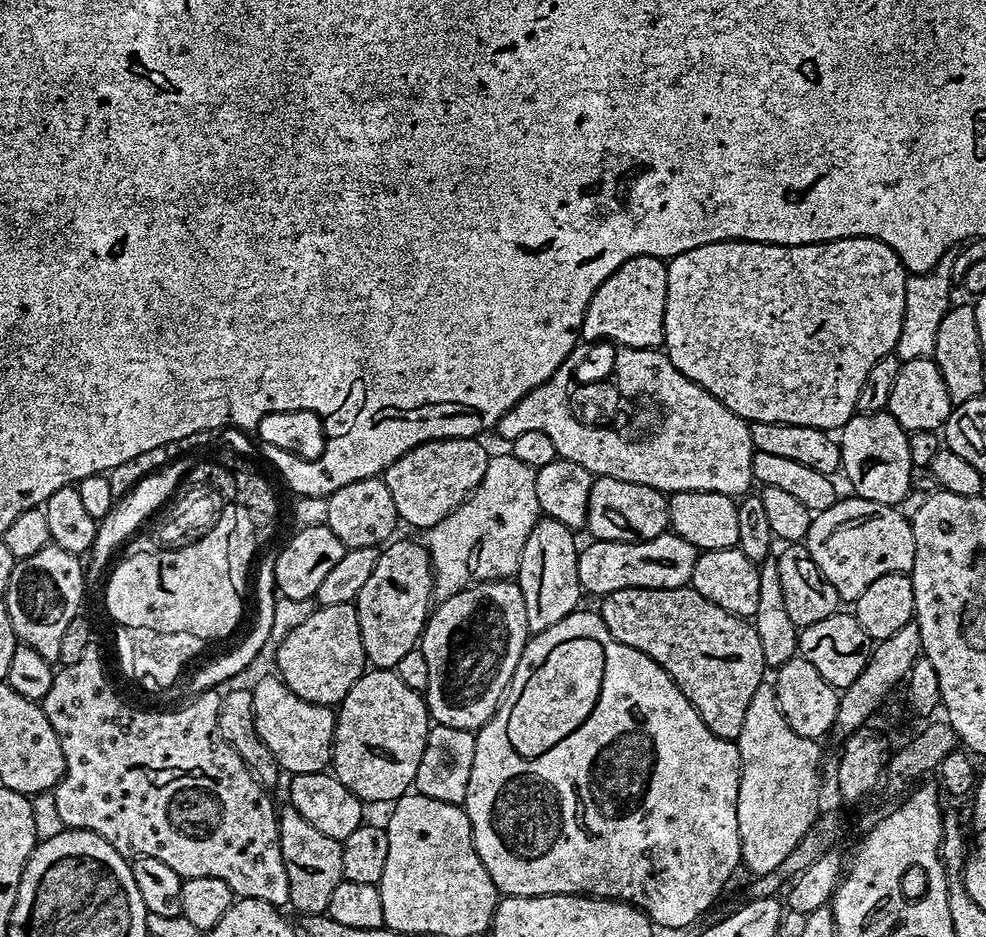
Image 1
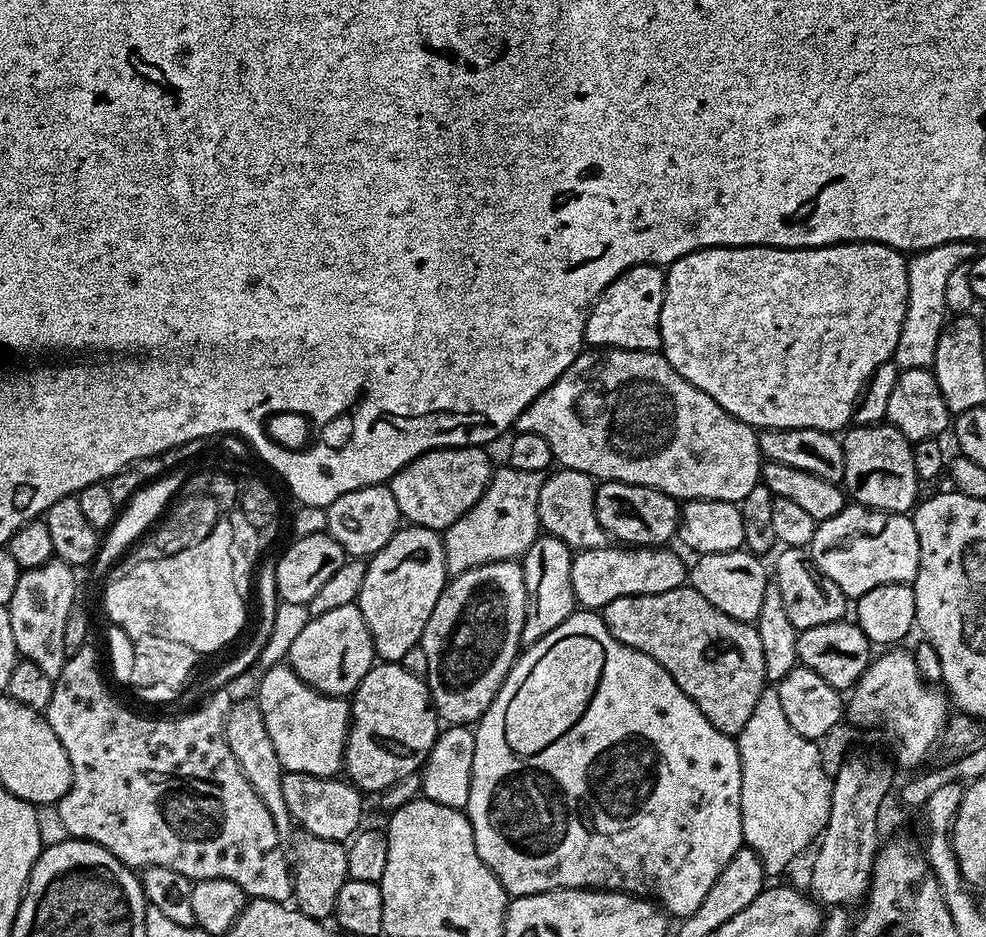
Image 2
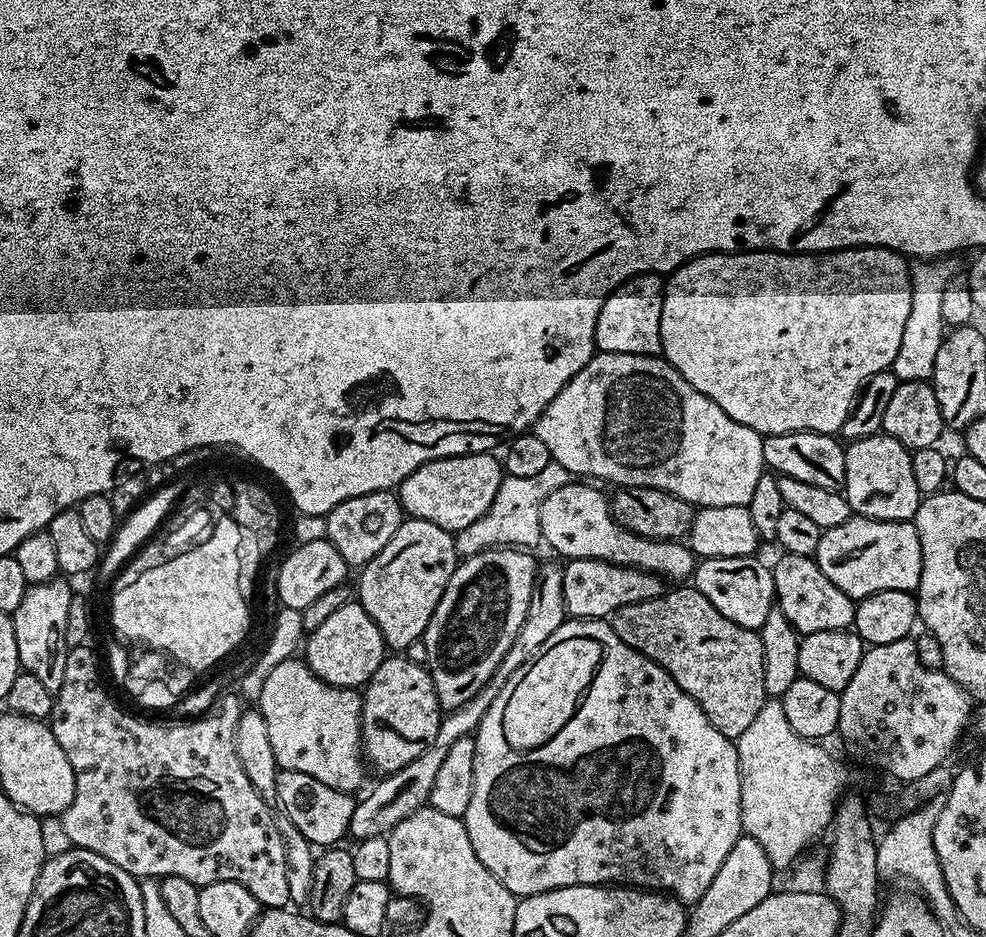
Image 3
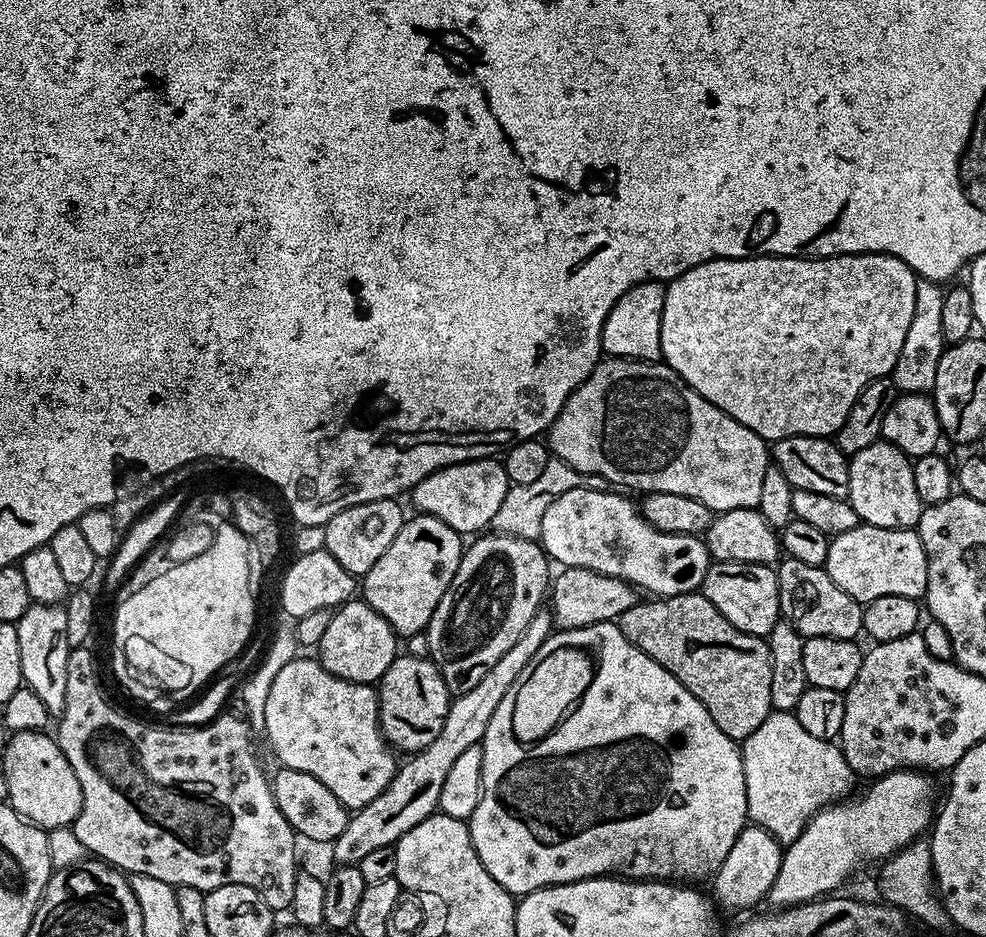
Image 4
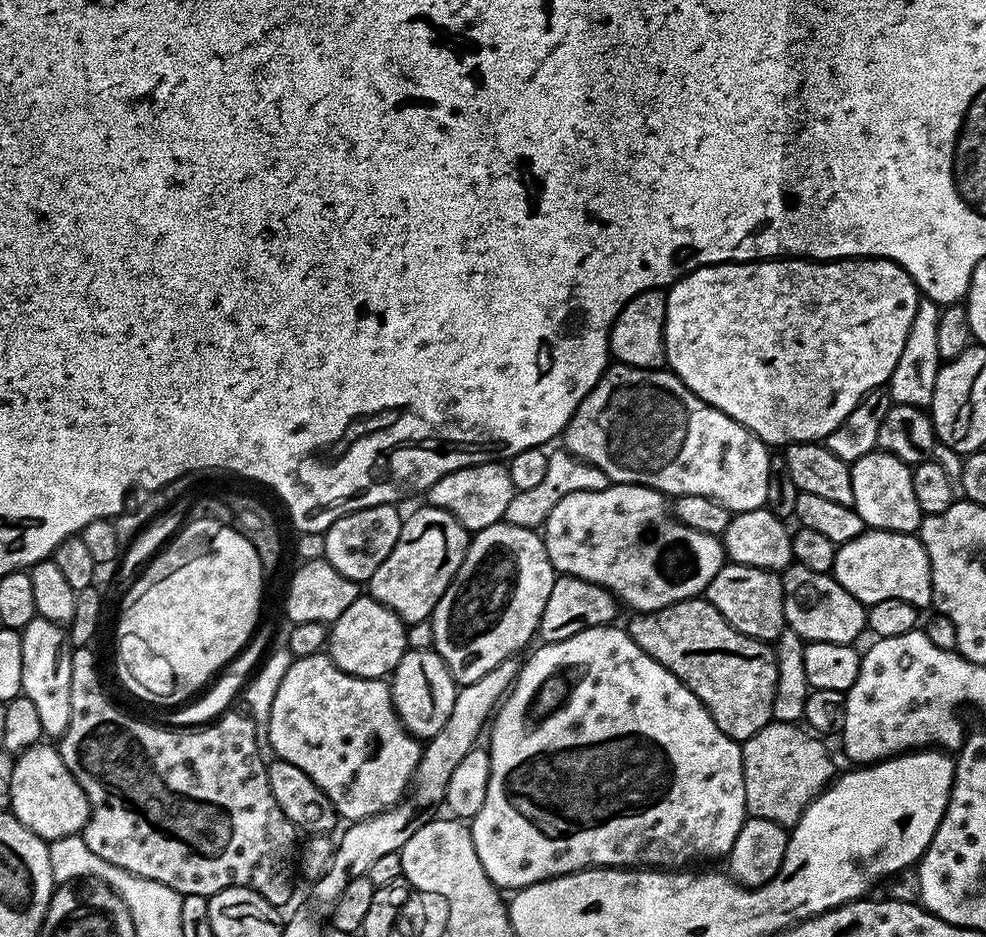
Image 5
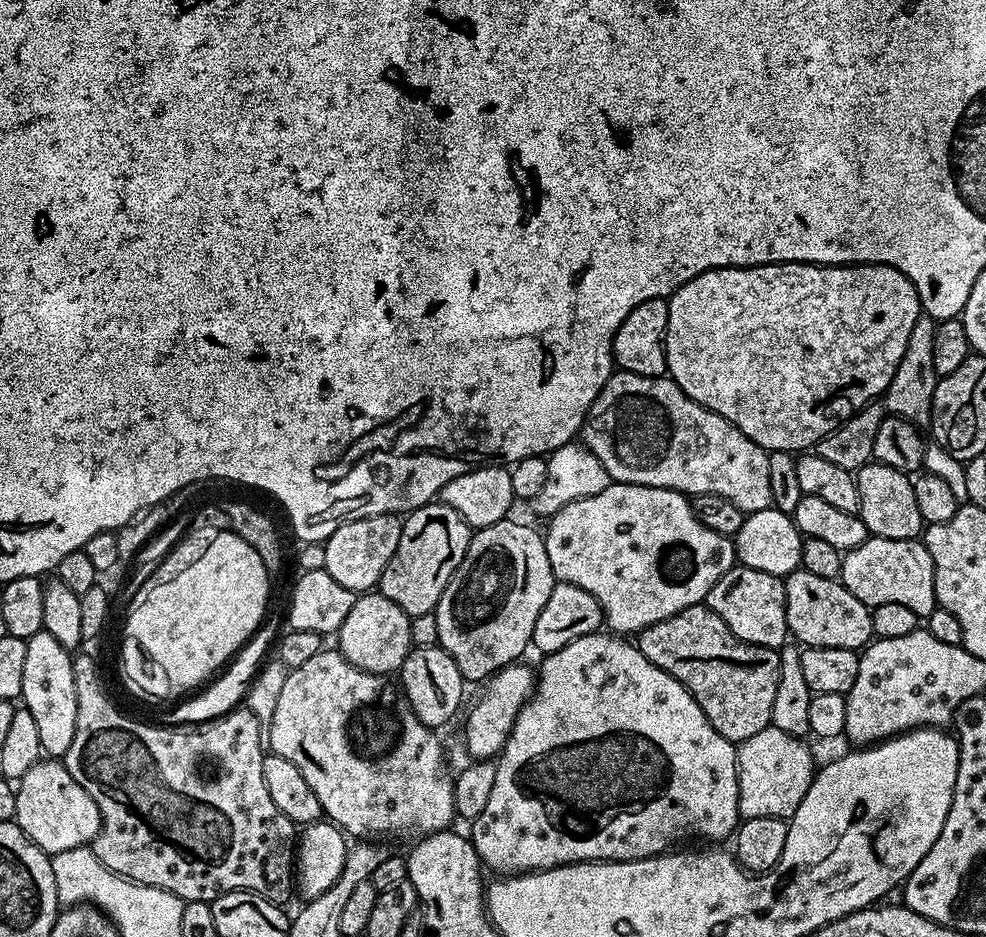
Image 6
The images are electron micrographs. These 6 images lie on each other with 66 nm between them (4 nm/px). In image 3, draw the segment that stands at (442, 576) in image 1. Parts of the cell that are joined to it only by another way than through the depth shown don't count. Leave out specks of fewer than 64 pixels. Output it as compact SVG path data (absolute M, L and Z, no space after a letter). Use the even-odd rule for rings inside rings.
M554 463L547 464L542 469L542 474L534 474L534 478L514 478L505 475L504 481L498 486L498 494L494 498L490 510L486 510L486 514L482 514L482 518L470 522L470 526L466 526L466 530L455 533L457 553L461 557L466 557L484 552L488 548L509 546L524 548L532 546L528 544L536 543L539 545L542 540L540 534L542 502L546 502L546 498L551 492L566 486L569 482L569 472L561 464Z

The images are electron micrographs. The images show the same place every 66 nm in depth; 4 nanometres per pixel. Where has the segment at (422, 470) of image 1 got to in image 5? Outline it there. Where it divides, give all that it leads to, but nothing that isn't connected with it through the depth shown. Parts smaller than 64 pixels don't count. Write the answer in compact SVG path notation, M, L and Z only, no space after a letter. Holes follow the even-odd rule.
M493 462L466 466L446 474L446 478L438 478L438 482L428 488L426 499L431 507L446 510L469 533L475 534L486 526L494 526L504 520L513 495L507 467L503 463Z

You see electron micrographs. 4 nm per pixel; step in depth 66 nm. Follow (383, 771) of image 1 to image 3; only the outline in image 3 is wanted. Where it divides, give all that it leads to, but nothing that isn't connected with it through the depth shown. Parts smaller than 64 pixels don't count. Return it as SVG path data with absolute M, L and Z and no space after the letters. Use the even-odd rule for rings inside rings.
M404 654L389 655L378 666L378 670L374 670L368 683L363 685L362 699L364 701L360 719L362 756L371 767L373 764L380 774L397 772L402 770L402 766L410 766L410 762L414 762L418 754L435 745L442 719L442 709L438 702L438 694L434 690L432 676L425 665L415 664Z

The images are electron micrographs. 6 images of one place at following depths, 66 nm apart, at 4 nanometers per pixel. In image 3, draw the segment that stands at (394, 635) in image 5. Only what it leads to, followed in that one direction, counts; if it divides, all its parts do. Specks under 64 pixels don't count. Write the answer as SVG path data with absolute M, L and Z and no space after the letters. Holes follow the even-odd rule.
M349 602L338 606L338 610L334 610L334 614L330 614L330 618L322 622L322 626L318 626L318 630L307 633L302 644L302 659L308 669L327 684L332 684L336 688L359 689L368 683L374 670L378 670L378 666L386 659L386 645L374 618L366 614L366 610L359 602Z

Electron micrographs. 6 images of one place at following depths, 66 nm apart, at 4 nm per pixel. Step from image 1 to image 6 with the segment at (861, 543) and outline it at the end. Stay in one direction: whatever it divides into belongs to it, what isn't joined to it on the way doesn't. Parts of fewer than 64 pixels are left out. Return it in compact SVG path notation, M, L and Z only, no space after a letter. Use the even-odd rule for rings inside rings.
M869 535L862 546L843 553L839 581L869 609L886 602L899 602L901 606L914 610L916 616L926 618L938 606L934 594L935 569L930 550L926 550L919 539L895 540Z

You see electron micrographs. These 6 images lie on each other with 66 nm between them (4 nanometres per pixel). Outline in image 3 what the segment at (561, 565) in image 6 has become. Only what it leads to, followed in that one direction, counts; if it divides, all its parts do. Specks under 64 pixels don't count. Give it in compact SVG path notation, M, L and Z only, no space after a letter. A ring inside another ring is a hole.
M569 482L551 492L546 502L542 502L540 534L545 545L548 543L558 555L568 560L601 560L607 564L640 568L669 581L676 580L672 582L687 581L684 579L695 573L698 560L687 543L651 540L626 530L612 517L609 497L591 486L596 487L588 482Z

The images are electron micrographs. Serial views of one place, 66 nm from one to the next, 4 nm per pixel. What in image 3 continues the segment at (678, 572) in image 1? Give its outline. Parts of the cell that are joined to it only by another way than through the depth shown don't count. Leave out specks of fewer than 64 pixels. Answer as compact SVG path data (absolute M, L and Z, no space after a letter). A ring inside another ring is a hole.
M568 560L562 571L562 598L569 617L578 620L603 620L622 606L658 598L666 591L666 584L655 572L627 568L621 564L607 564L601 560Z

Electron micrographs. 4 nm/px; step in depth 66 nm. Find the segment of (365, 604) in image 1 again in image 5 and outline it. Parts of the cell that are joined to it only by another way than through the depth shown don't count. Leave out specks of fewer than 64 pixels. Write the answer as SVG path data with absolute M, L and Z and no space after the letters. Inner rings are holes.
M423 507L404 516L402 534L398 534L394 550L390 550L386 562L382 562L382 566L378 566L378 570L374 570L372 577L366 581L367 595L394 610L394 614L398 614L398 618L408 626L431 617L442 594L446 594L452 585L458 566L462 566L470 539L468 529L446 510Z

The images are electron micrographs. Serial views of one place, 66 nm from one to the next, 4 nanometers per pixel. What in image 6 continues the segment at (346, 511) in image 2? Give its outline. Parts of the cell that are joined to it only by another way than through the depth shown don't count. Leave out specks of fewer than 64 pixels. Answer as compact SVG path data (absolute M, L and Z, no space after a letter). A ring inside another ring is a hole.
M390 512L340 524L338 530L323 541L326 552L324 571L334 578L334 582L346 586L346 590L357 594L371 592L379 585L382 570L386 570L390 558L394 558L398 538L402 538L402 520L399 515Z

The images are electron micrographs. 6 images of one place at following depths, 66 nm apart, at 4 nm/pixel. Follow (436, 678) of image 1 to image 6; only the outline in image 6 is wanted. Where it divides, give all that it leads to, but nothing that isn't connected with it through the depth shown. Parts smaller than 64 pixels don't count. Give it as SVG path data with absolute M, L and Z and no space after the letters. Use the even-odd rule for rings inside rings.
M512 519L499 520L494 526L486 526L473 535L462 562L454 570L436 607L439 647L454 658L458 670L468 682L487 681L500 669L517 663L524 651L529 651L534 622L538 622L538 614L542 614L542 606L546 606L546 598L550 598L550 590L558 582L552 575L543 535L530 525L519 524Z

